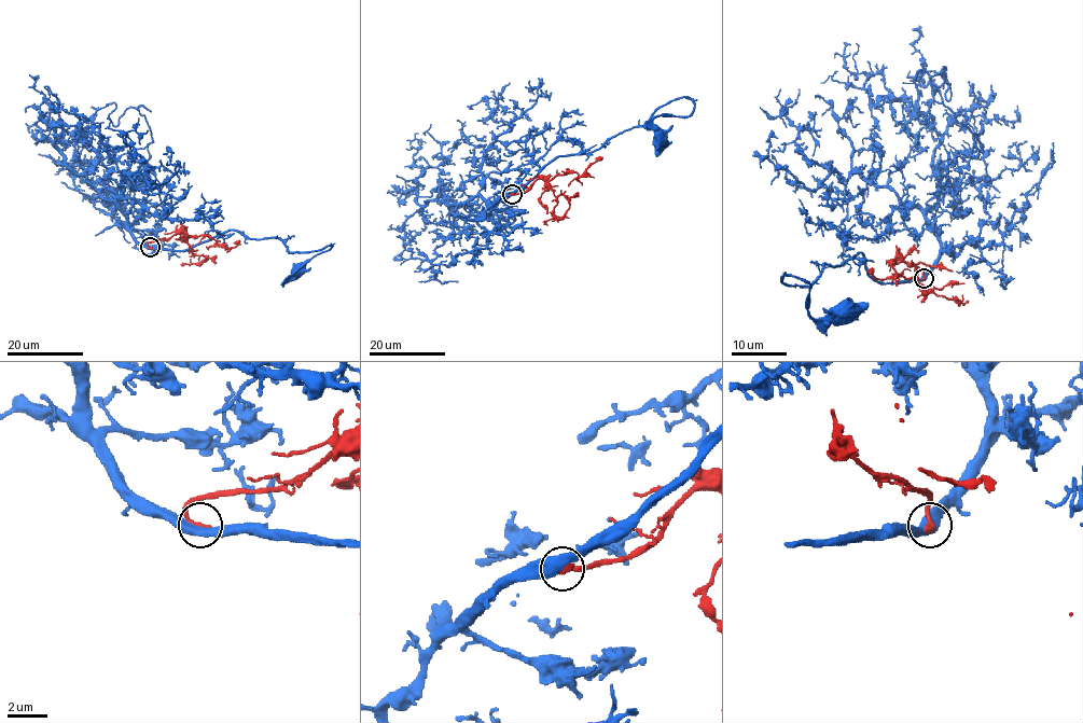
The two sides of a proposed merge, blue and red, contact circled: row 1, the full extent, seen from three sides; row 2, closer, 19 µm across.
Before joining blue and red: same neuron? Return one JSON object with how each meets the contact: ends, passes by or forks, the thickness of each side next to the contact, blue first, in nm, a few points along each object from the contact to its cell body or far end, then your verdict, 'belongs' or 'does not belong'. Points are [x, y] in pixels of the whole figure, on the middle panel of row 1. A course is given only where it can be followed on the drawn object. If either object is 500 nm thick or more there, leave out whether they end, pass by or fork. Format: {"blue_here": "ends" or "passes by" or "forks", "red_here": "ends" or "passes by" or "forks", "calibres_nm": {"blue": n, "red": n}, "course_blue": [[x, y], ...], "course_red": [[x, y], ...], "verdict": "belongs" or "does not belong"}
{"calibres_nm": {"blue": 500, "red": 400}, "course_blue": [[512, 193], [557, 156], [598, 150], [658, 108], [690, 99], [688, 115], [653, 120], [662, 138]], "course_red": [[512, 194], [526, 193], [538, 179], [544, 179], [556, 196], [563, 194], [569, 208], [547, 225]], "verdict": "belongs"}

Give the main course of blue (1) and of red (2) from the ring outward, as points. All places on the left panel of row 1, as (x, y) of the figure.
1: (150, 247), (189, 249), (236, 231), (249, 238), (278, 238), (290, 252), (332, 247), (290, 275), (300, 272)
2: (150, 247), (148, 242), (182, 234), (194, 254), (207, 259), (185, 263)

